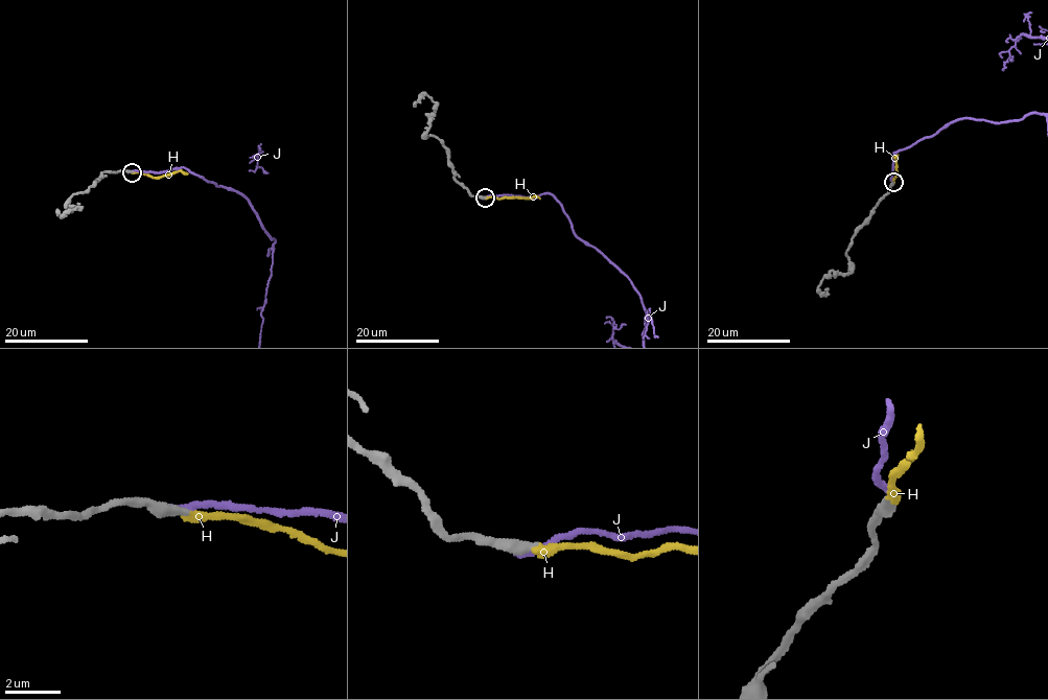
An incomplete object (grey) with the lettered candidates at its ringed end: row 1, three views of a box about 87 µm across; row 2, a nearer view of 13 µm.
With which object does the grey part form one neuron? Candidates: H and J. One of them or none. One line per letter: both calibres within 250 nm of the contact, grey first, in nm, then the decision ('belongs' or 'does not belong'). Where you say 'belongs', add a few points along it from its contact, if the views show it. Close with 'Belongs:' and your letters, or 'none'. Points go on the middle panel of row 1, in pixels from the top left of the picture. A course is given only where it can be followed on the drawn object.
H: 360/360 nm | belongs | via (485, 197), (540, 200)
J: 440/260 nm | does not belong
Belongs: H

